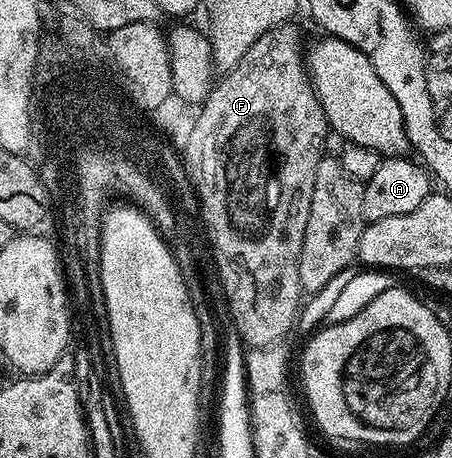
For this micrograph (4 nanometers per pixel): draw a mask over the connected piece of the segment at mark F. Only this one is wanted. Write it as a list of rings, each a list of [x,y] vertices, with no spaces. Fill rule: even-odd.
[[[293,25],[276,26],[268,30],[263,36],[259,36],[259,40],[255,40],[255,44],[251,44],[251,48],[247,48],[243,60],[239,60],[239,64],[231,67],[226,73],[229,75],[221,83],[218,81],[210,89],[208,98],[198,109],[202,110],[198,112],[197,119],[194,120],[193,127],[189,130],[189,139],[185,142],[185,152],[183,150],[184,173],[193,181],[193,190],[197,193],[198,200],[201,201],[199,221],[210,226],[213,240],[217,242],[221,270],[224,270],[224,279],[219,283],[219,286],[223,291],[224,300],[226,298],[229,301],[230,308],[233,309],[232,323],[235,326],[243,326],[243,322],[247,322],[247,318],[243,316],[247,310],[251,310],[251,312],[257,310],[257,312],[263,312],[263,314],[267,310],[267,314],[269,314],[269,332],[271,334],[263,334],[265,338],[246,340],[244,345],[249,348],[276,347],[281,342],[281,338],[288,336],[289,329],[291,331],[294,329],[299,317],[299,311],[303,305],[303,291],[299,280],[299,256],[303,248],[303,236],[307,232],[307,220],[311,212],[311,198],[315,192],[315,176],[321,159],[326,153],[325,137],[330,137],[331,134],[329,122],[325,119],[321,102],[317,98],[316,90],[313,89],[313,79],[309,76],[307,54],[303,46],[301,50],[301,30]]]

